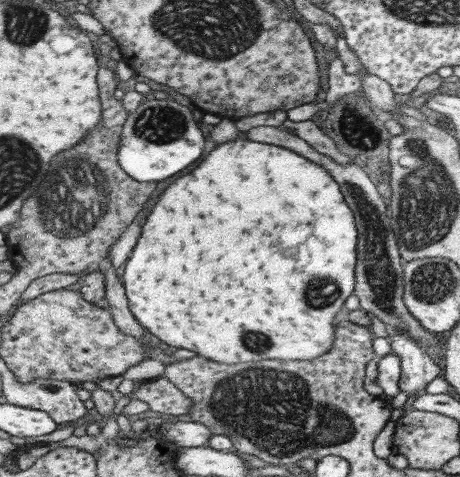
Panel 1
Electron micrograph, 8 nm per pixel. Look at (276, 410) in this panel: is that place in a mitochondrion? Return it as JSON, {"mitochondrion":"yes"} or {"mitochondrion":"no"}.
{"mitochondrion":"yes"}

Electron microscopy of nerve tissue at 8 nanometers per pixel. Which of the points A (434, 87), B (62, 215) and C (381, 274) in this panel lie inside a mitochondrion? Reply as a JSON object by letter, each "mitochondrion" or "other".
{"A":"other","B":"mitochondrion","C":"mitochondrion"}

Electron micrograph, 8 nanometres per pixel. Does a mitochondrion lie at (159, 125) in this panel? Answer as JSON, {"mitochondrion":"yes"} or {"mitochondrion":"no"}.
{"mitochondrion":"yes"}

